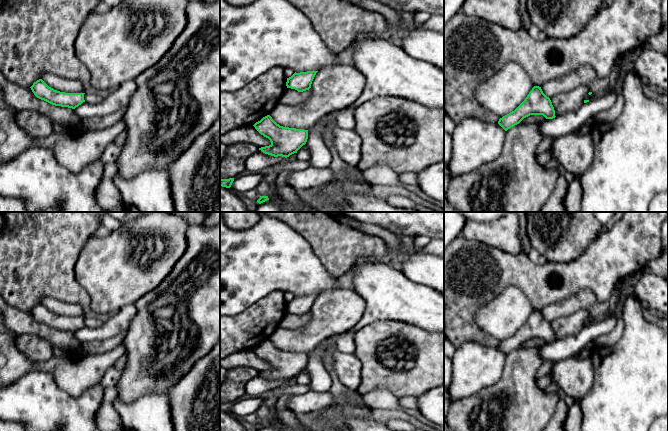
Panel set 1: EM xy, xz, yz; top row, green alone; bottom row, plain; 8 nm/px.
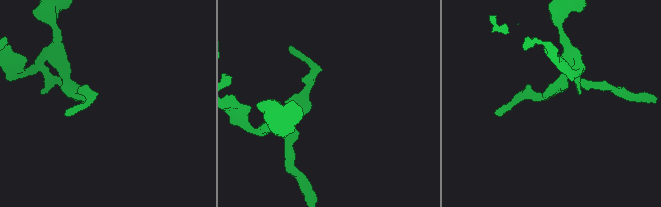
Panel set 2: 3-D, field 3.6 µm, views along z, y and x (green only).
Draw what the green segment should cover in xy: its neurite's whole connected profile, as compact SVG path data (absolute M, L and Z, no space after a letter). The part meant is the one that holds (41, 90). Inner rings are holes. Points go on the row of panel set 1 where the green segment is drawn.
M42 79L37 80L30 87L34 95L52 105L75 109L81 105L85 93L65 93L49 87Z

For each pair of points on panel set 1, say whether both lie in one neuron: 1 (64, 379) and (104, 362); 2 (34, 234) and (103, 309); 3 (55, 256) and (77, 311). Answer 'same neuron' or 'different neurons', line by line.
1: same neuron
2: different neurons
3: different neurons

